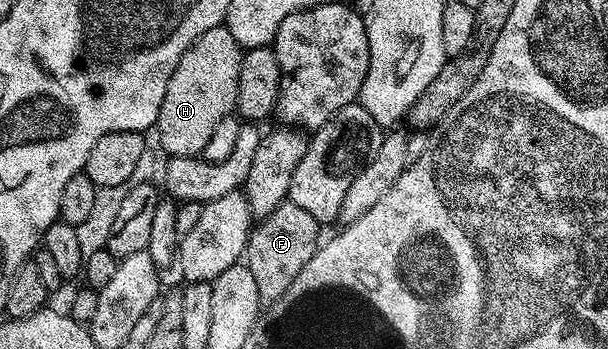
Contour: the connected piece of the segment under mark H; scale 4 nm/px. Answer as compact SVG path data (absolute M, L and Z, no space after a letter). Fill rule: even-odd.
M224 25L207 29L207 33L183 53L179 65L175 65L175 73L171 73L171 81L167 81L167 93L163 93L163 105L159 105L155 124L157 143L166 151L166 156L178 159L200 156L215 125L219 125L223 117L234 114L242 54L243 49Z

